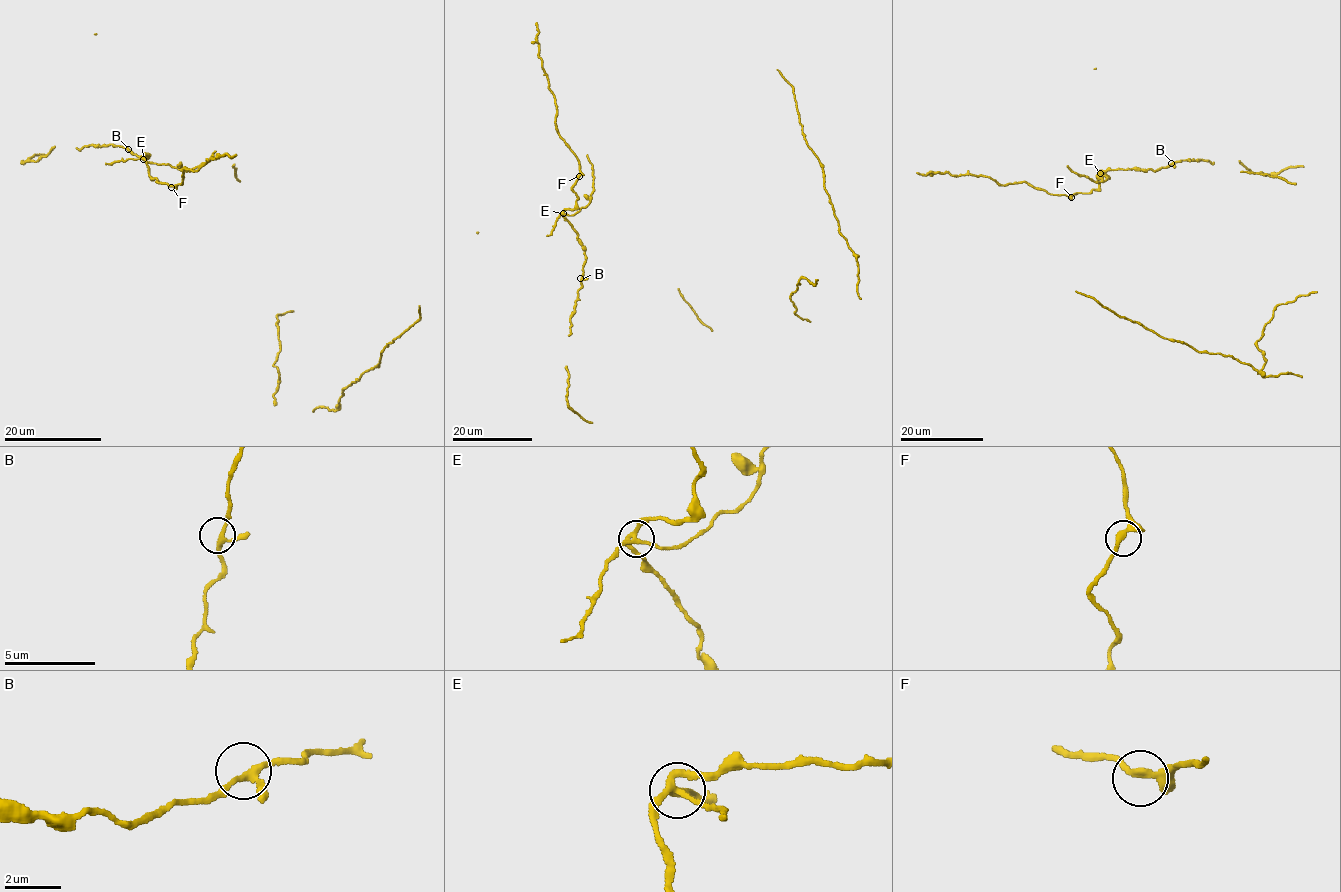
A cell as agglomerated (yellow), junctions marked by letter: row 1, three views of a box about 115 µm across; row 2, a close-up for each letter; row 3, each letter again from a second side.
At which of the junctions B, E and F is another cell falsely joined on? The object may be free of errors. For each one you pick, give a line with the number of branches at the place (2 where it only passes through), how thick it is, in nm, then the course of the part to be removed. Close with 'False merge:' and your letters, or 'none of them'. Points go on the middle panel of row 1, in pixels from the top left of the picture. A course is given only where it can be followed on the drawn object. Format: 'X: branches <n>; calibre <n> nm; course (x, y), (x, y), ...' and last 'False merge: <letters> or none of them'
E: branches 4; calibre 220 nm; course (563, 213), (574, 215), (591, 199), (594, 177), (587, 155)
False merge: E

